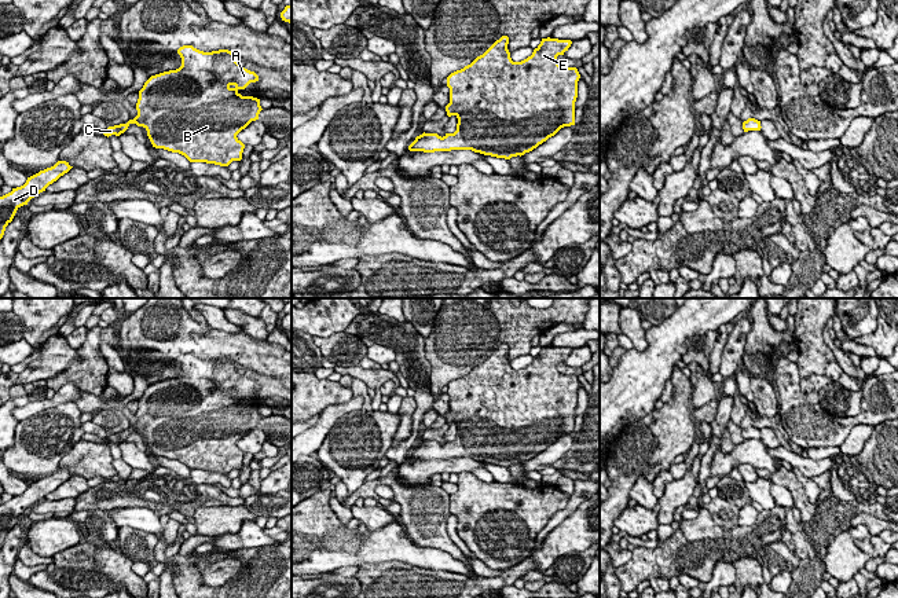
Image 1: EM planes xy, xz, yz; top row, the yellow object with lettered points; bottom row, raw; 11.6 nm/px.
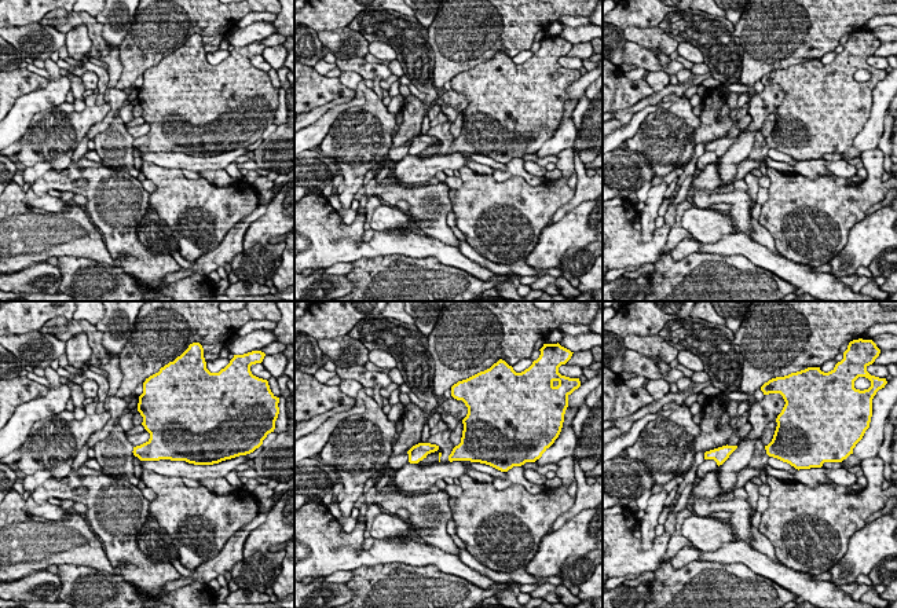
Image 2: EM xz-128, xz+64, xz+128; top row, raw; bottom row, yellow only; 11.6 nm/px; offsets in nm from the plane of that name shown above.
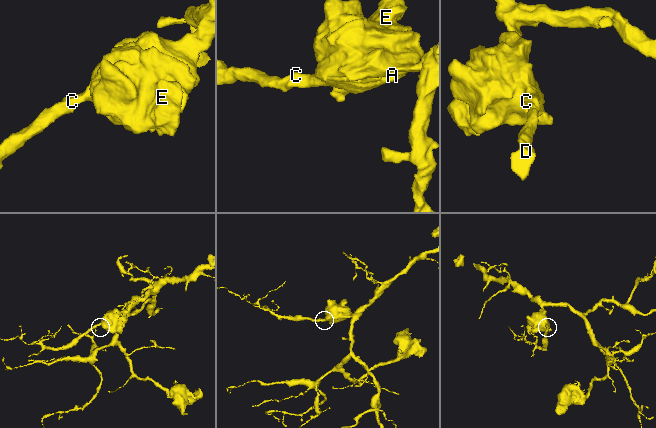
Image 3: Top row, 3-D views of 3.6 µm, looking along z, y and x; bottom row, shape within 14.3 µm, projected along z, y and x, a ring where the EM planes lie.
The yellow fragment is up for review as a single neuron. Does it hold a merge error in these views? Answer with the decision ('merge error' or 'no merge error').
no merge error

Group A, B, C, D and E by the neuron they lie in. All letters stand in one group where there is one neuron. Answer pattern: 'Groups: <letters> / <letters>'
Groups: A B C D E

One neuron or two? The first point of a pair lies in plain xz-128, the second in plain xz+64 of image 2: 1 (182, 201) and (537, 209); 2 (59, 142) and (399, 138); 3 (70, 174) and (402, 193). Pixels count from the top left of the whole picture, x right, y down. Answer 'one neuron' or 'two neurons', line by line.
1: one neuron
2: two neurons
3: one neuron

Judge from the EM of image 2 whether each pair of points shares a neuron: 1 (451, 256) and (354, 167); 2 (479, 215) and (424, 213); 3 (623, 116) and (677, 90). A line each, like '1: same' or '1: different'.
1: different
2: different
3: same

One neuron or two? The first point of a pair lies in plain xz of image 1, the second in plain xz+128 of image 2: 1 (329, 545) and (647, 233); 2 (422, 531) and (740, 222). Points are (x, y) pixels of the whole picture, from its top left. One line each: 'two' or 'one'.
1: two
2: one

